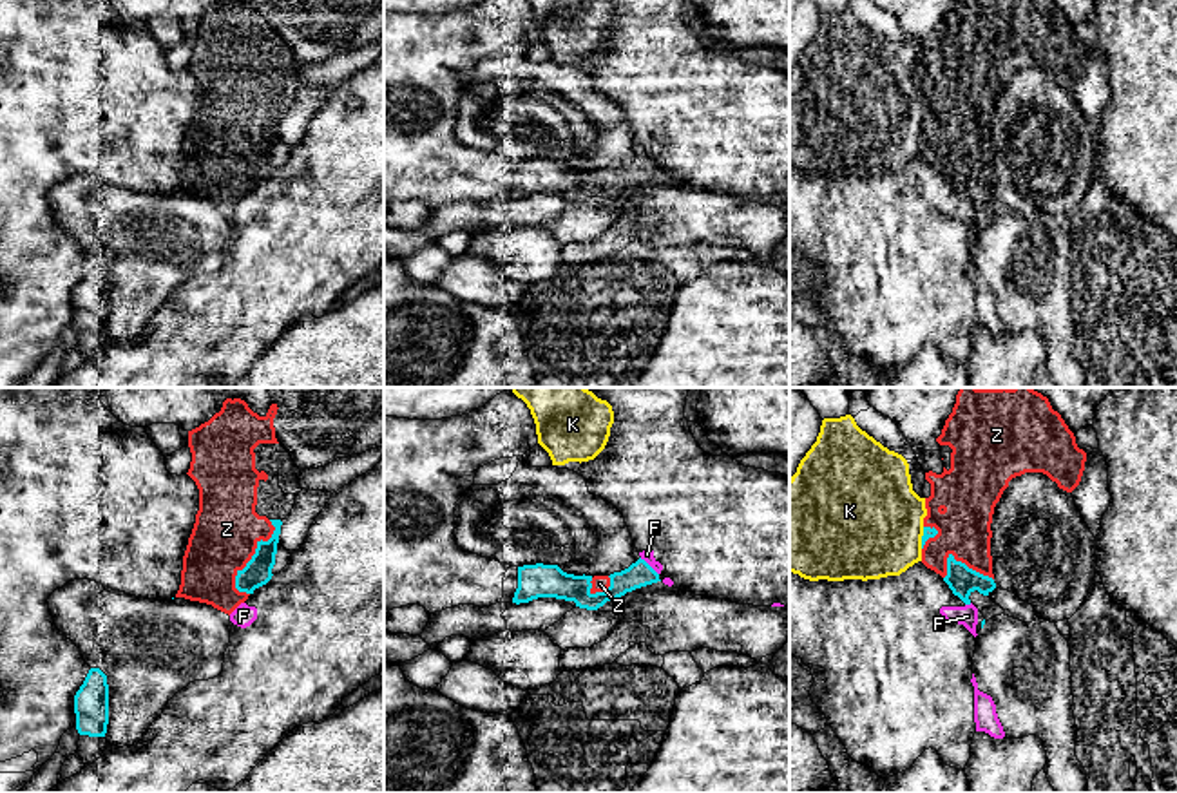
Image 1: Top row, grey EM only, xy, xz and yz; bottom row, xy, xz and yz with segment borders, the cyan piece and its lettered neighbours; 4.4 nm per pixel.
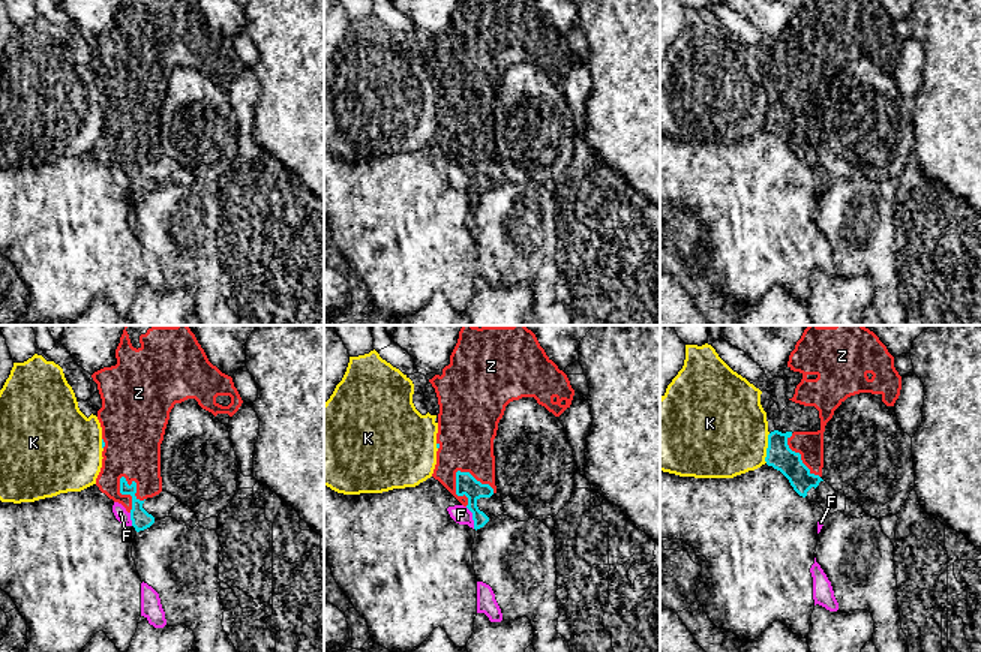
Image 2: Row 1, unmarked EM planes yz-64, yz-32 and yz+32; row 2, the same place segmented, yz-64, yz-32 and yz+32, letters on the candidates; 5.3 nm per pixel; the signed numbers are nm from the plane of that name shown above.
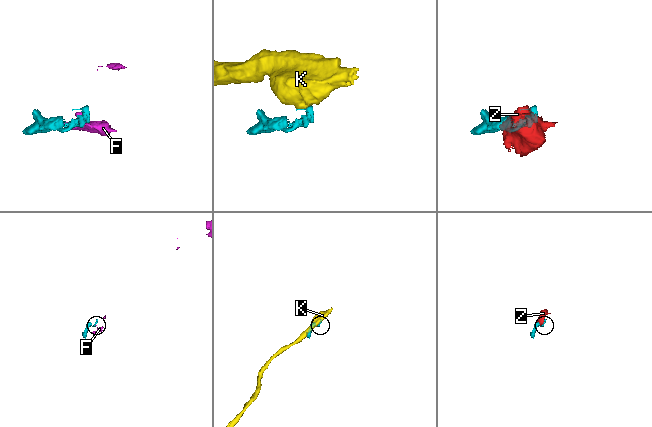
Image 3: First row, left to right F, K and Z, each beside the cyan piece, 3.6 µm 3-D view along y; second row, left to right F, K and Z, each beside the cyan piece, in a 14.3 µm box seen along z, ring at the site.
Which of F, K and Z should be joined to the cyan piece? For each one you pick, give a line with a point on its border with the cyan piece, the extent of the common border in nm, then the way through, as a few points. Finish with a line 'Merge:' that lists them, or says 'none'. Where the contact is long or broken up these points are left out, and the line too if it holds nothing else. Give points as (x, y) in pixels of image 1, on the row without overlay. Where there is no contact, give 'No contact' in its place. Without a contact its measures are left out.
Z: Touches cyan at xy (254, 149). Shared border 360 nm
Merge: Z

